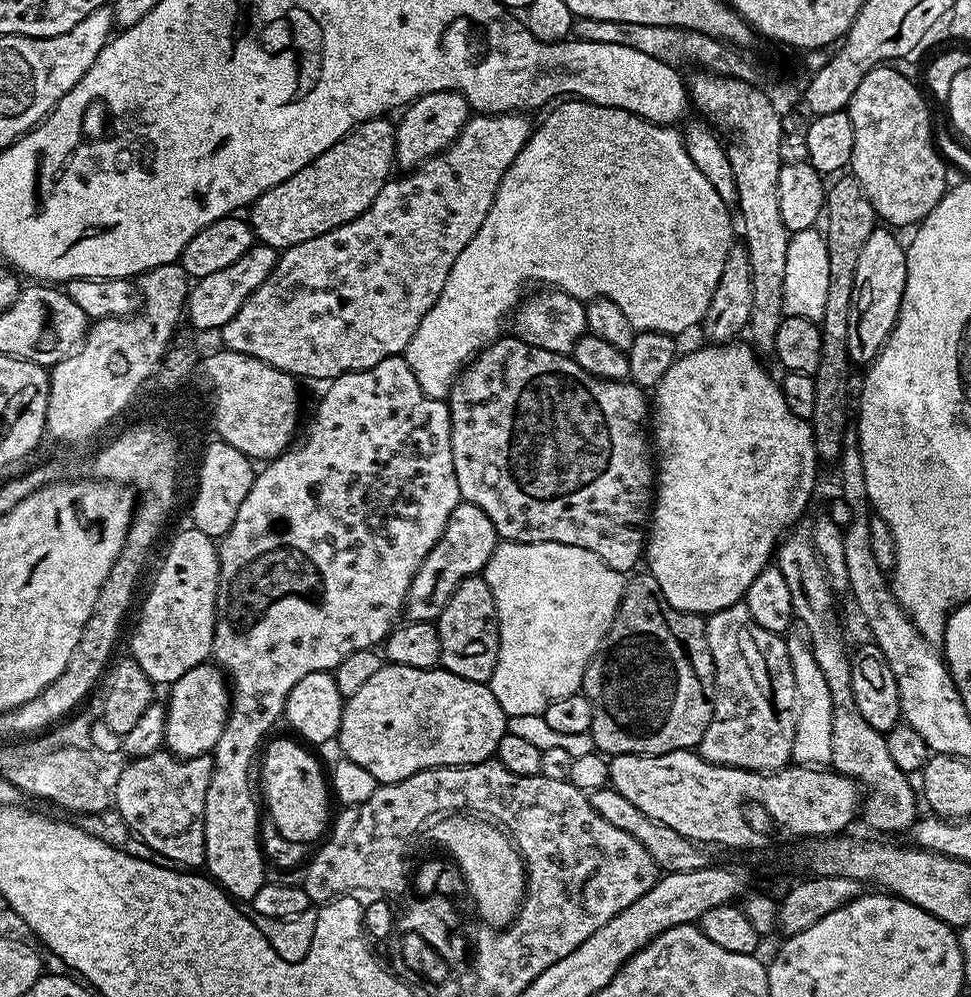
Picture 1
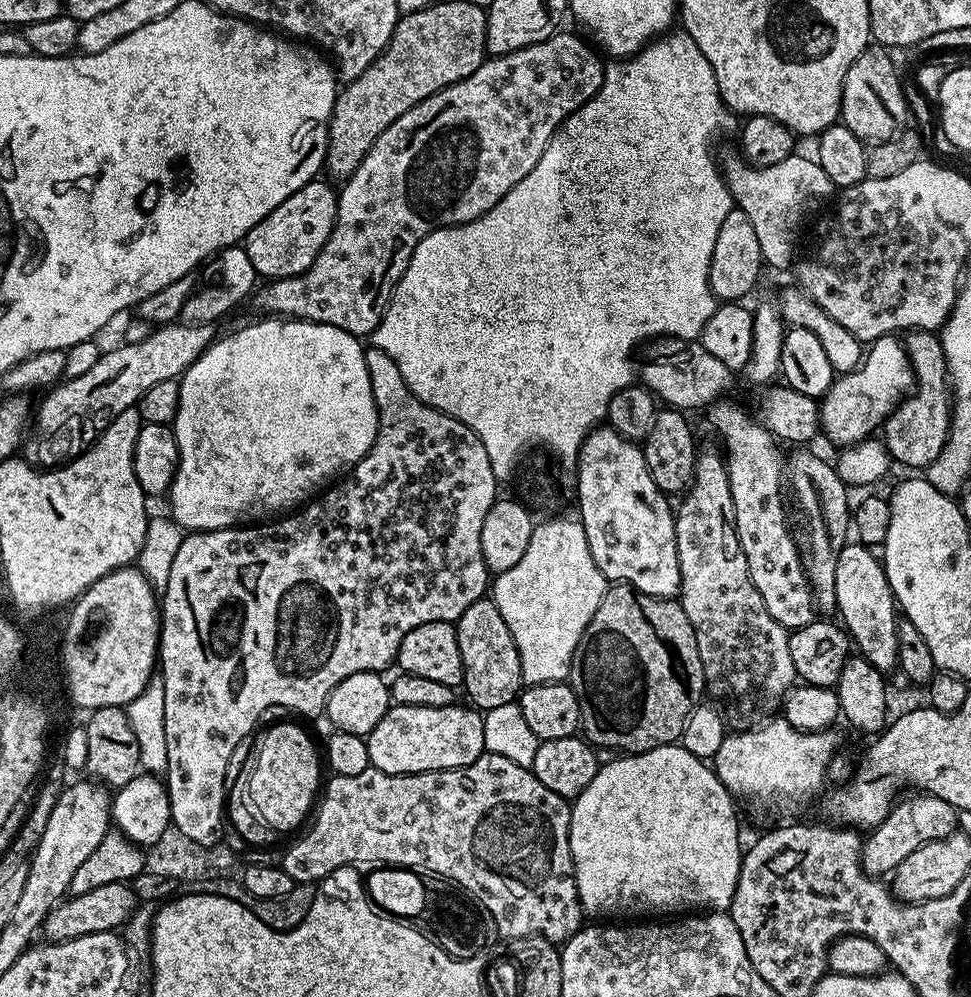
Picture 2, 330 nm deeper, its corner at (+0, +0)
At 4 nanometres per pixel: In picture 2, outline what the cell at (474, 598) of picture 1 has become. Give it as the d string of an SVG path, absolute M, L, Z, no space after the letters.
M485 598L474 602L454 622L458 634L458 651L462 654L462 666L464 667L463 691L468 691L468 696L477 709L487 710L494 706L506 706L513 703L522 691L522 666L519 662L518 646L511 636L510 627L499 613L499 608L492 598Z

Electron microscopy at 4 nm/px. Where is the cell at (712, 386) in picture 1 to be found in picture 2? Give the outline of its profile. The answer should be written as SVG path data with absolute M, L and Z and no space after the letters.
M895 335L871 341L864 363L853 372L837 375L830 390L819 401L820 426L839 446L860 444L881 427L888 415L904 401L914 387L912 363L908 351Z

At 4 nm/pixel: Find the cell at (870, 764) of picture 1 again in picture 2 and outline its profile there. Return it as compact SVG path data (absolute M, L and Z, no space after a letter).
M808 448L797 449L791 458L787 459L787 487L790 489L790 496L796 499L800 512L804 515L804 540L800 544L800 561L804 563L804 573L808 575L808 581L812 587L812 603L816 606L817 613L830 614L836 612L836 575L838 574L837 554L841 552L850 534L850 500L848 504L849 487L837 474L835 465L829 464L818 455L808 451Z

